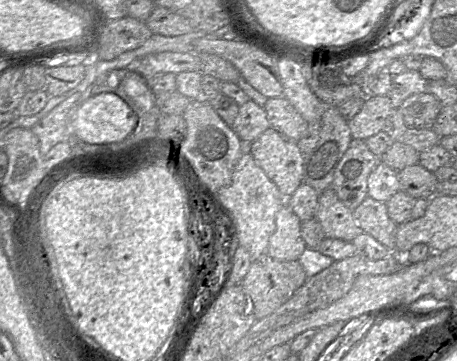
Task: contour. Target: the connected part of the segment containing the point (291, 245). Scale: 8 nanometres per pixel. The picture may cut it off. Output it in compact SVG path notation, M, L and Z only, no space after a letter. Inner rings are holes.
M284 204L275 216L275 231L269 238L266 253L277 260L298 260L306 245L300 232L301 220Z

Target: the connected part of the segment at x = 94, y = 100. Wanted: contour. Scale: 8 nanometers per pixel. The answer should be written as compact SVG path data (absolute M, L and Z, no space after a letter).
M100 93L86 100L73 116L72 135L91 145L124 141L136 128L137 115L114 93Z

